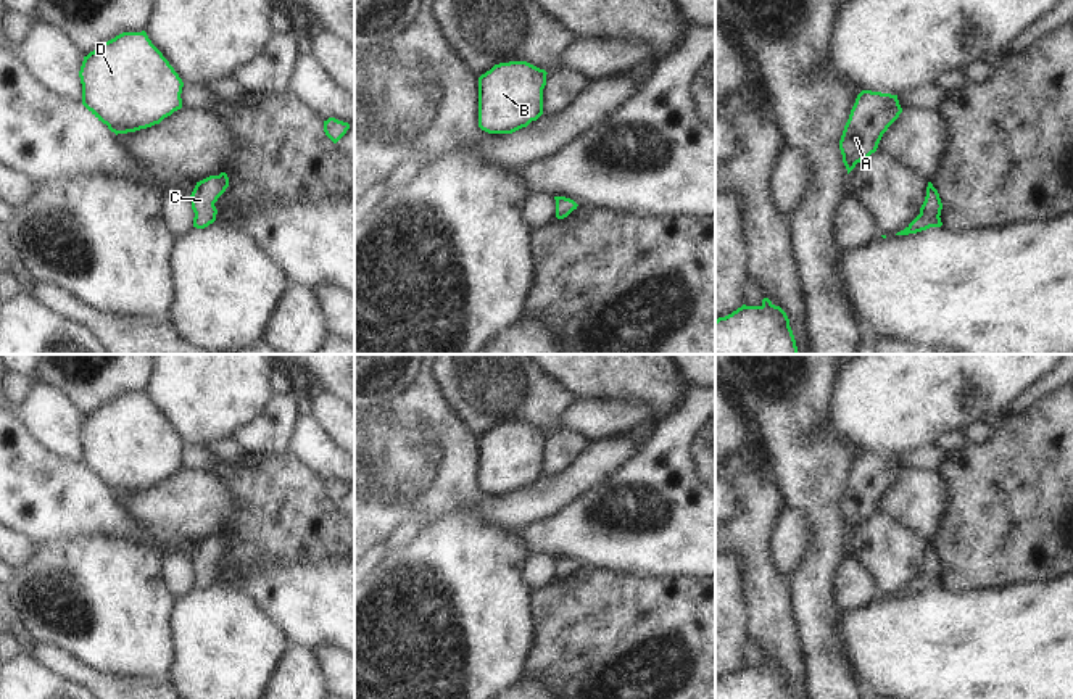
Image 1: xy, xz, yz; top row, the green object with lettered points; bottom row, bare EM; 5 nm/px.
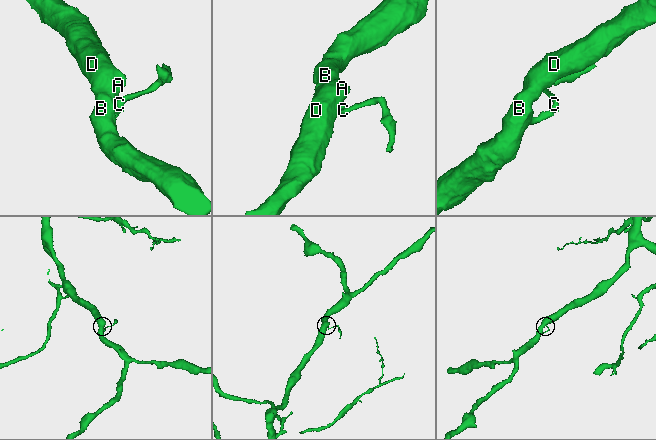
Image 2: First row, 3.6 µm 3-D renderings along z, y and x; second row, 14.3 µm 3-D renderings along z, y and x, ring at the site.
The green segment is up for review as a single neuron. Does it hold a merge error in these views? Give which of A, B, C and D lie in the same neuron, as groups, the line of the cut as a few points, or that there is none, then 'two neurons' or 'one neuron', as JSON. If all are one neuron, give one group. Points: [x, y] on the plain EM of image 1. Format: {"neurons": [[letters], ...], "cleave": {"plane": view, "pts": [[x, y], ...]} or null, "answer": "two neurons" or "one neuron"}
{"neurons": [["A", "B", "C", "D"]], "cleave": null, "answer": "one neuron"}

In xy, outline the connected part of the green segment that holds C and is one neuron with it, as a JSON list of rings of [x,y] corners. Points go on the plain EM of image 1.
[[[226,533],[197,543],[190,556],[192,570],[195,573],[193,588],[205,589],[216,581],[218,570],[214,564],[227,548],[229,538]]]

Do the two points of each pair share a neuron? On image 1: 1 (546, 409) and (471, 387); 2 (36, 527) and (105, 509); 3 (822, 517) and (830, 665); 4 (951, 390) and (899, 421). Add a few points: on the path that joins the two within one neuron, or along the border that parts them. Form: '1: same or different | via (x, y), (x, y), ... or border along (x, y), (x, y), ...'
1: same | via (527, 393), (511, 387), (490, 387)
2: same | via (53, 509), (87, 509)
3: same | via (822, 554), (819, 564), (819, 628)
4: same | via (938, 390), (930, 390), (912, 408)

